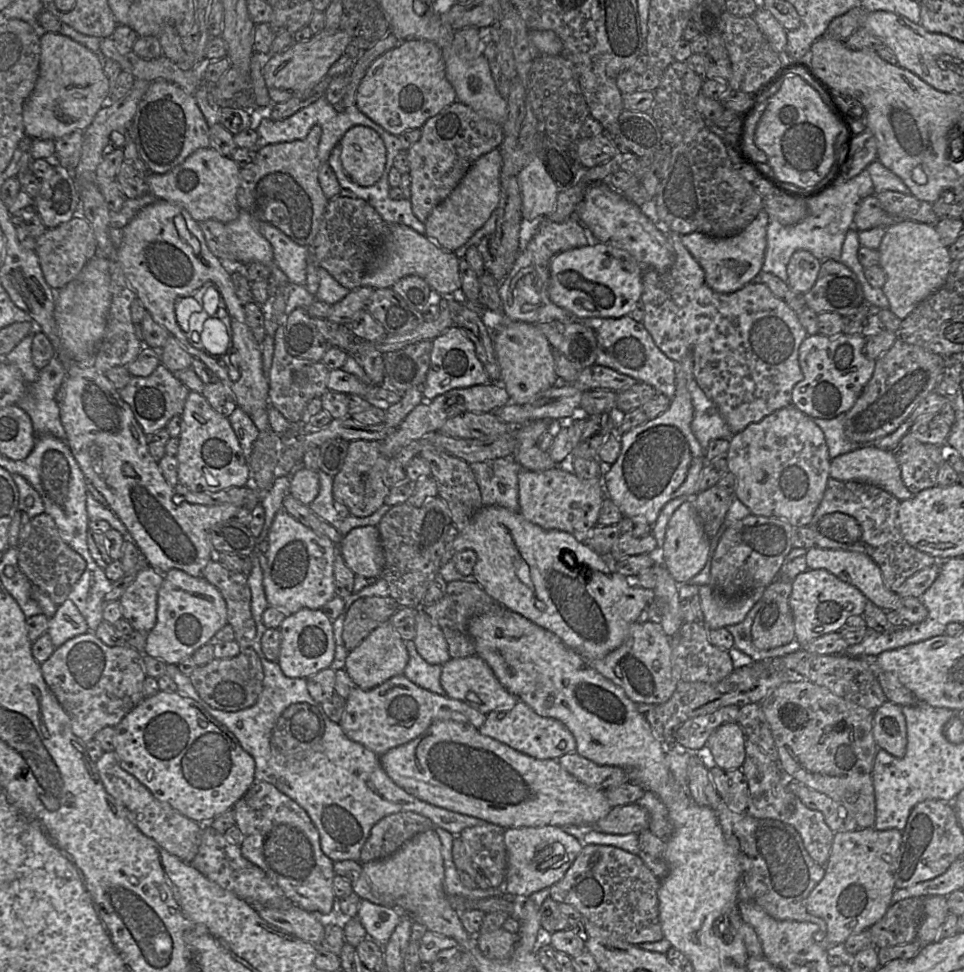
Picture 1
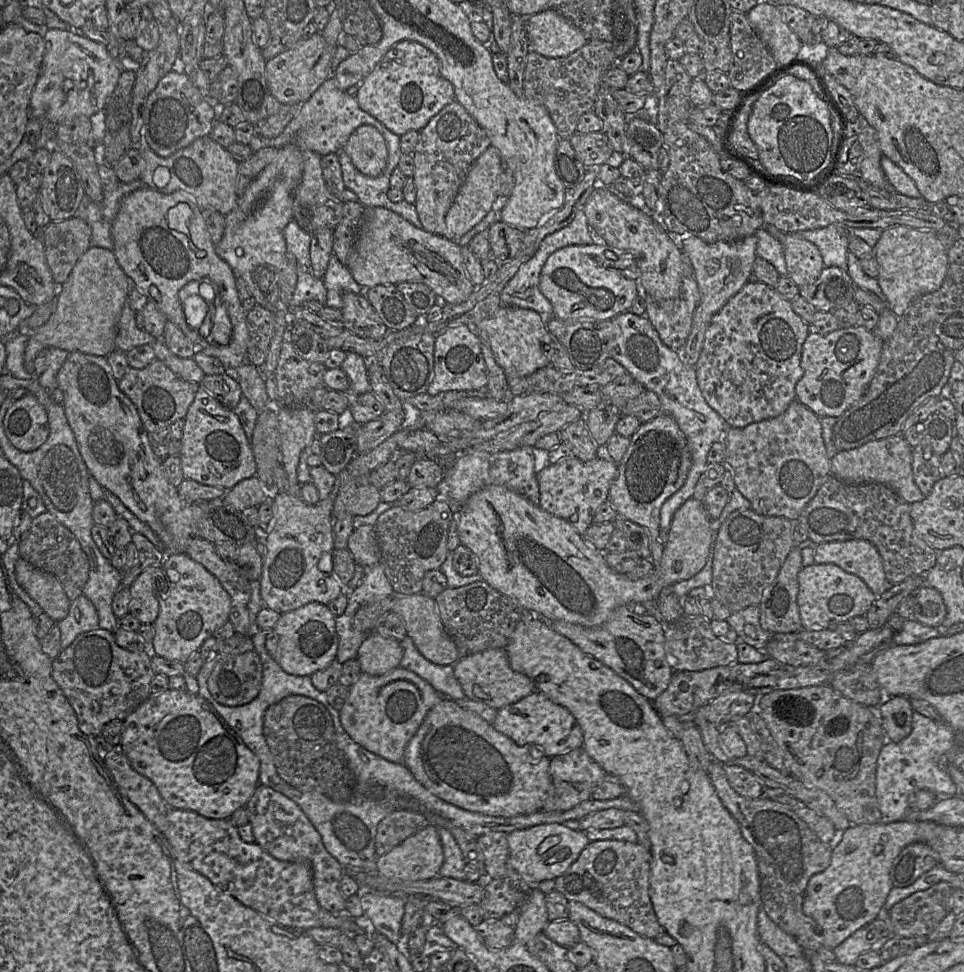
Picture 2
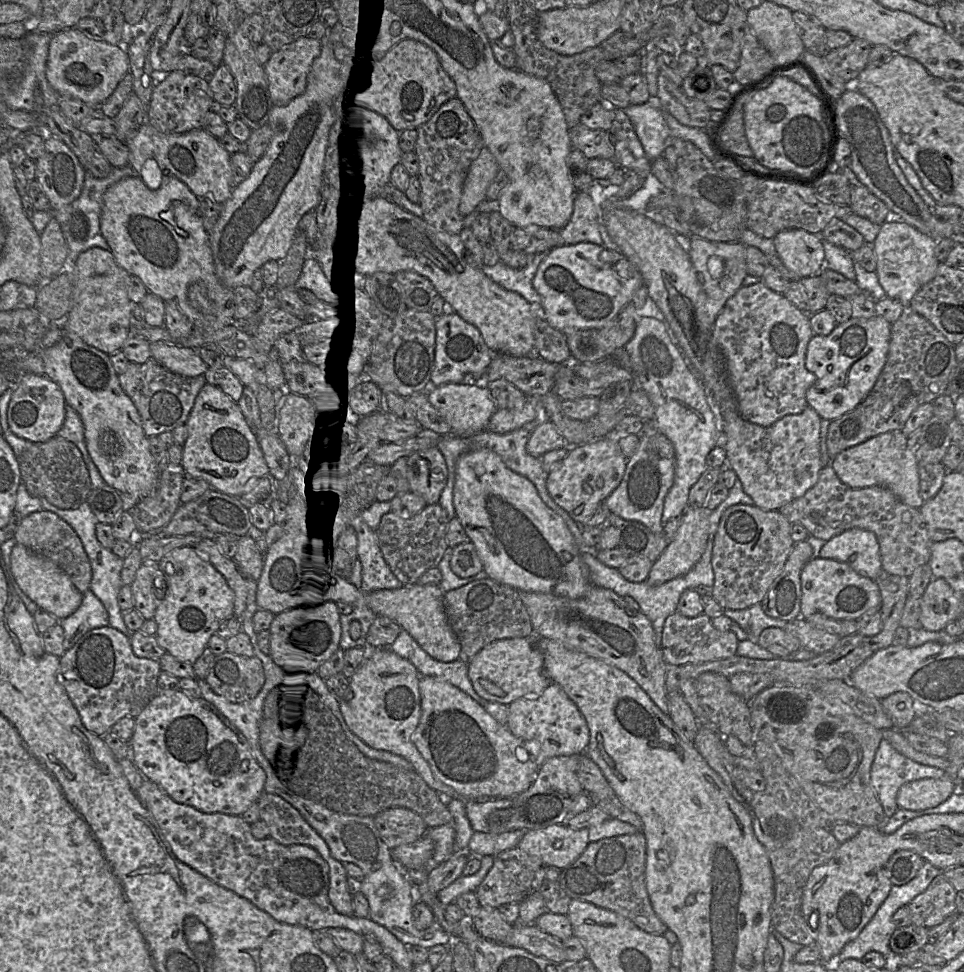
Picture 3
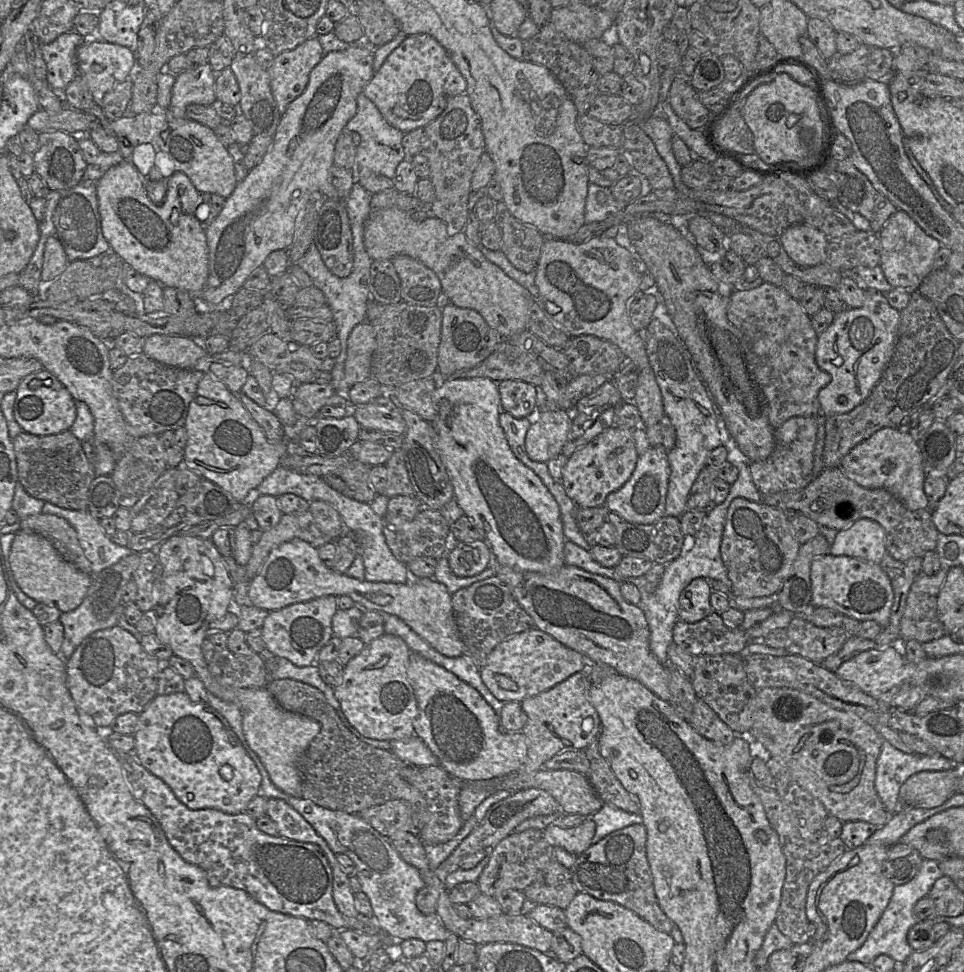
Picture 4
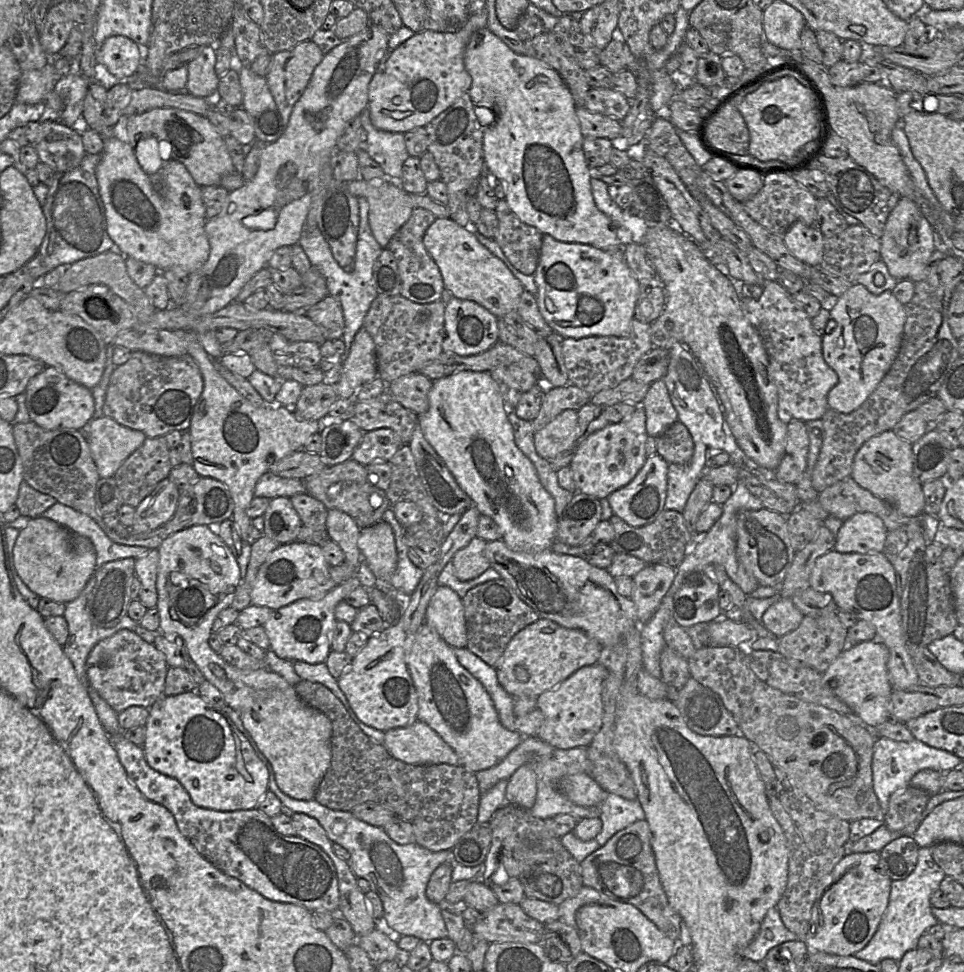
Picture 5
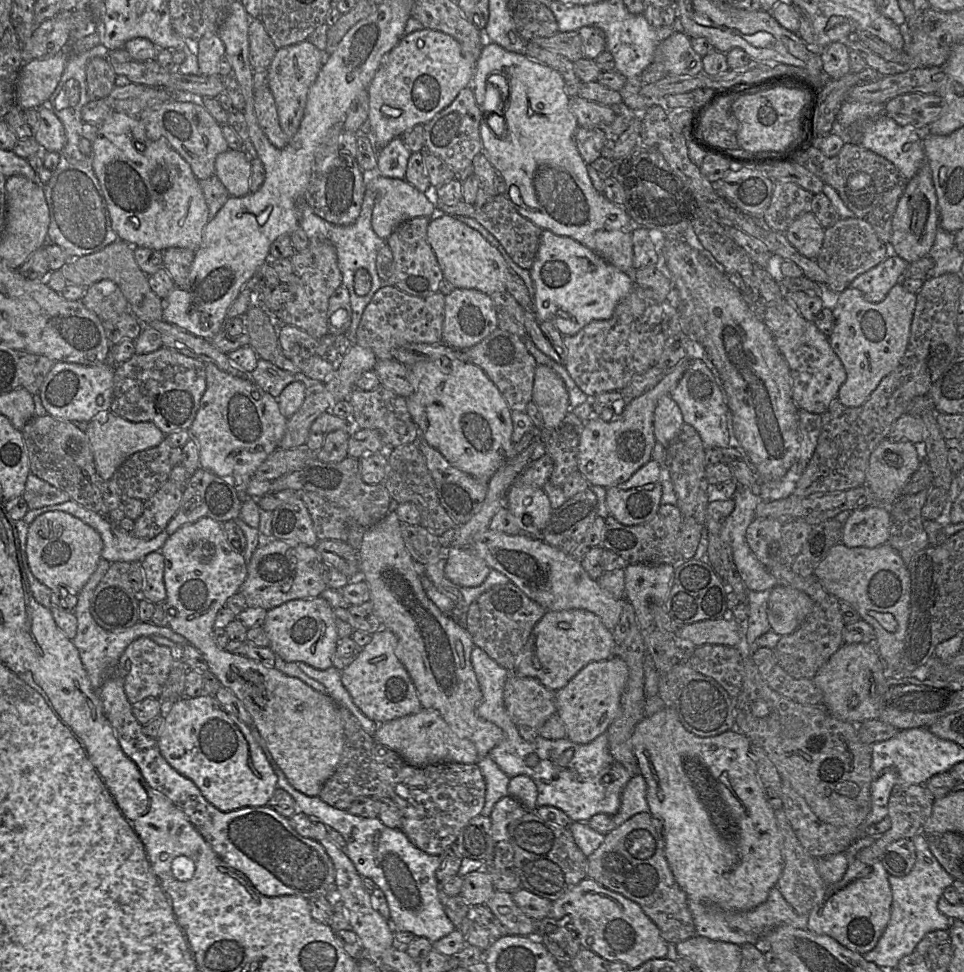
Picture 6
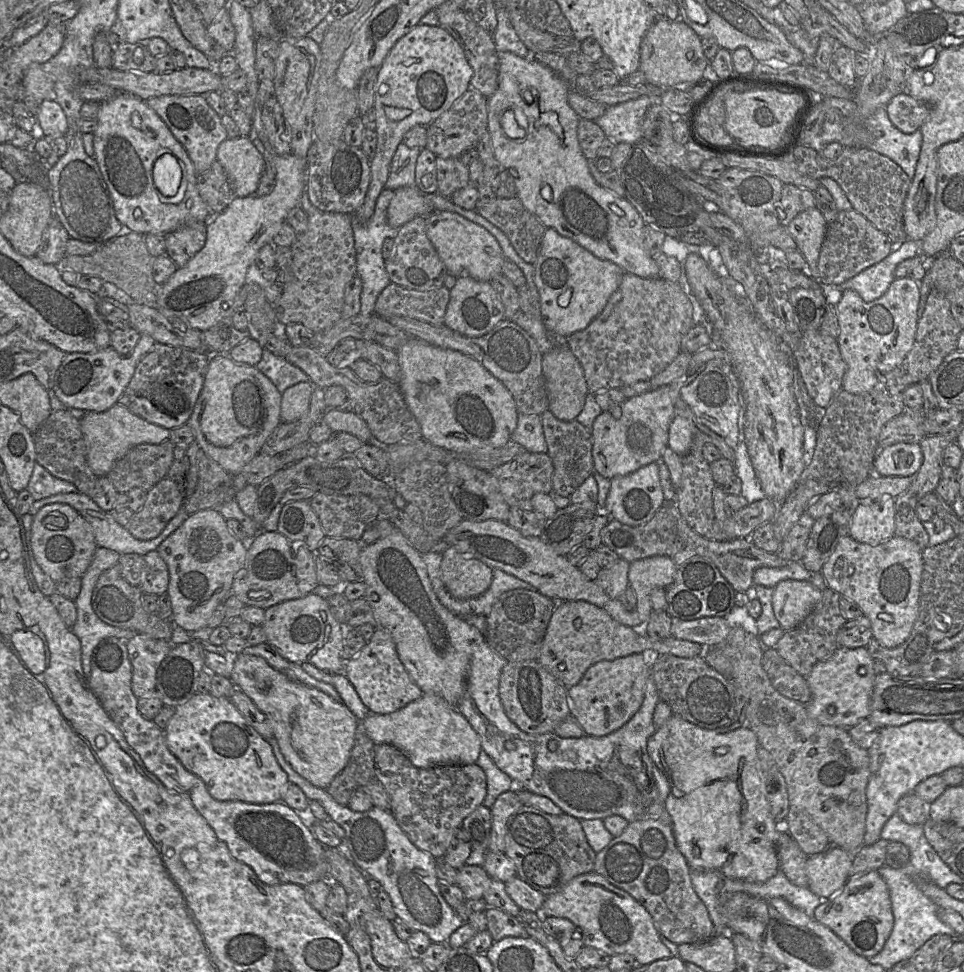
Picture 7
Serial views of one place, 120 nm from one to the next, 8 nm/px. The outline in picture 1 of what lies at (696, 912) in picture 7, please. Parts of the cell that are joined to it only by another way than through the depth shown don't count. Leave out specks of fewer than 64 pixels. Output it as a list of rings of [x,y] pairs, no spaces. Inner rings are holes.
[[[585,845],[564,877],[550,887],[553,900],[577,909],[598,927],[615,934],[630,944],[657,942],[664,938],[659,918],[658,889],[660,880],[645,865],[639,855],[609,845]]]

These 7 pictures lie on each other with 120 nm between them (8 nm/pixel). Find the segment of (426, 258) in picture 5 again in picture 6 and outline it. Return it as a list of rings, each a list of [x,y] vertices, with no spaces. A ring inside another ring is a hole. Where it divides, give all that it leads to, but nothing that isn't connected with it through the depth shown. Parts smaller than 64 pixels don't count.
[[[415,217],[401,223],[386,239],[393,253],[393,285],[417,297],[427,297],[439,291],[444,279],[437,257],[428,242],[427,230],[431,218]]]

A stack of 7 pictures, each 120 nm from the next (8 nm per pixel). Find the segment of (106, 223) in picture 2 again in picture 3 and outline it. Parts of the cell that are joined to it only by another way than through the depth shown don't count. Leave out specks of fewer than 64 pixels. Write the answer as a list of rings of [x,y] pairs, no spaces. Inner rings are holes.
[[[130,165],[112,167],[110,174],[105,178],[96,178],[92,174],[86,173],[80,196],[72,203],[65,205],[58,210],[51,210],[52,217],[57,220],[62,230],[71,260],[92,247],[99,247],[107,251],[110,250],[110,246],[103,237],[100,229],[103,195],[114,183],[123,178],[132,176],[139,177],[139,174]]]

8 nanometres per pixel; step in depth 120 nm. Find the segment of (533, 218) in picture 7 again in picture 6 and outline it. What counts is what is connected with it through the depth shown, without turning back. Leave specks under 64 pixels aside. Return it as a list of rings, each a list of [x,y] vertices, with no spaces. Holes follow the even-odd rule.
[[[504,195],[495,196],[493,205],[487,212],[478,211],[474,205],[463,201],[453,205],[444,203],[436,204],[438,213],[445,213],[452,216],[467,216],[475,219],[497,239],[518,266],[526,270],[532,268],[536,259],[543,230],[529,219],[520,215],[509,198]]]

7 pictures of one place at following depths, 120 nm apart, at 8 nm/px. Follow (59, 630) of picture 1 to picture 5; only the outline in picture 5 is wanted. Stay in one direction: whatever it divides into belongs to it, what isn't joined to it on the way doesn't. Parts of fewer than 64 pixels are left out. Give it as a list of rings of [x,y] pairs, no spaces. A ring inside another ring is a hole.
[[[94,574],[89,578],[77,598],[66,603],[63,614],[68,624],[68,639],[63,645],[66,656],[74,669],[86,683],[86,660],[92,648],[101,640],[108,638],[122,629],[134,631],[139,622],[125,616],[111,628],[100,628],[93,625],[89,616],[89,596],[95,585]]]

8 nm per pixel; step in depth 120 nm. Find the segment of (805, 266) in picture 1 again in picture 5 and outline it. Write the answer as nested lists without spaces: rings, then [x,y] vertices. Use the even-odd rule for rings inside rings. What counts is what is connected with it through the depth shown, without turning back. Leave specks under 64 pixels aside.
[[[797,221],[783,234],[783,241],[798,260],[809,266],[820,264],[824,248],[824,235],[816,225],[807,225]]]

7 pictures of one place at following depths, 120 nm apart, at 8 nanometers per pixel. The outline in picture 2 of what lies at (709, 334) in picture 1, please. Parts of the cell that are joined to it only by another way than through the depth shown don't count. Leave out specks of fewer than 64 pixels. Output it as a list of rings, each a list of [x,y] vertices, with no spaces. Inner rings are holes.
[[[682,252],[683,281],[680,294],[672,300],[657,301],[645,294],[645,315],[661,341],[670,349],[681,352],[692,329],[694,312],[700,300],[698,284],[689,256]],[[747,282],[712,318],[706,332],[700,357],[695,364],[698,385],[708,405],[726,422],[728,427],[743,428],[749,424],[779,416],[796,400],[796,383],[804,375],[801,367],[802,345],[810,332],[810,325],[798,316],[788,299],[775,288],[762,282]]]

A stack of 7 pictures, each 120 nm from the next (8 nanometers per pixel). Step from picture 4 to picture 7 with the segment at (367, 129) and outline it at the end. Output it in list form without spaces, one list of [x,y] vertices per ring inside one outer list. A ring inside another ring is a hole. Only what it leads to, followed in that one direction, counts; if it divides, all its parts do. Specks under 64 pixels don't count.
[[[404,142],[398,145],[391,161],[386,189],[396,190],[405,186],[415,186],[416,161],[420,151],[420,148],[409,148]]]

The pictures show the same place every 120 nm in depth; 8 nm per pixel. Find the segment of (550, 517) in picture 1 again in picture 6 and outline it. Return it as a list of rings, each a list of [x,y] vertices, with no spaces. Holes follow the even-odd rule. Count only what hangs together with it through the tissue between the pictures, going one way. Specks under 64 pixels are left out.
[[[687,359],[680,361],[673,369],[666,371],[664,378],[651,390],[630,400],[620,415],[613,415],[611,421],[604,421],[600,416],[590,417],[585,422],[578,445],[578,471],[589,482],[590,486],[611,488],[627,481],[637,470],[651,460],[653,447],[656,443],[653,430],[654,411],[658,400],[670,395],[677,386],[687,366]]]

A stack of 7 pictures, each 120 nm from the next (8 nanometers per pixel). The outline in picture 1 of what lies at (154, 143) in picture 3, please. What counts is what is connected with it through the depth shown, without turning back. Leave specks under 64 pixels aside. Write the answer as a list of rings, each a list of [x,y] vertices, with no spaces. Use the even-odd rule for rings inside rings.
[[[199,148],[181,164],[165,174],[148,173],[149,191],[158,199],[184,207],[198,223],[209,219],[227,224],[240,213],[237,191],[240,185],[240,167],[231,158],[211,148]]]

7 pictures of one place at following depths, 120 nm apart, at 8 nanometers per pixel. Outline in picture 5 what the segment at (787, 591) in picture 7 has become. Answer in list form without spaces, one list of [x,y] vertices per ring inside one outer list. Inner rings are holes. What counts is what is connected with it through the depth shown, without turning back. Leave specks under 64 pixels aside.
[[[780,597],[763,614],[761,623],[776,638],[795,630],[804,615],[793,604],[791,598]]]

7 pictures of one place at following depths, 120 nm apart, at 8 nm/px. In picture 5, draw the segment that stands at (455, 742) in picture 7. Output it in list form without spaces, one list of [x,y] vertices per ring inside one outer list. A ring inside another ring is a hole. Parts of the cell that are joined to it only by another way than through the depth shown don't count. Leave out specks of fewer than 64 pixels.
[[[417,720],[408,727],[384,732],[383,746],[389,754],[412,765],[460,765],[455,751],[427,724]]]

